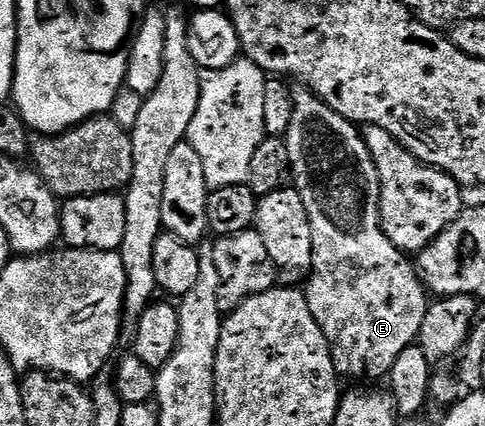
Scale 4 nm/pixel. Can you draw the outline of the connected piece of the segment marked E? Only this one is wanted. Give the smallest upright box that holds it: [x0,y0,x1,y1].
[284,91,428,380]

